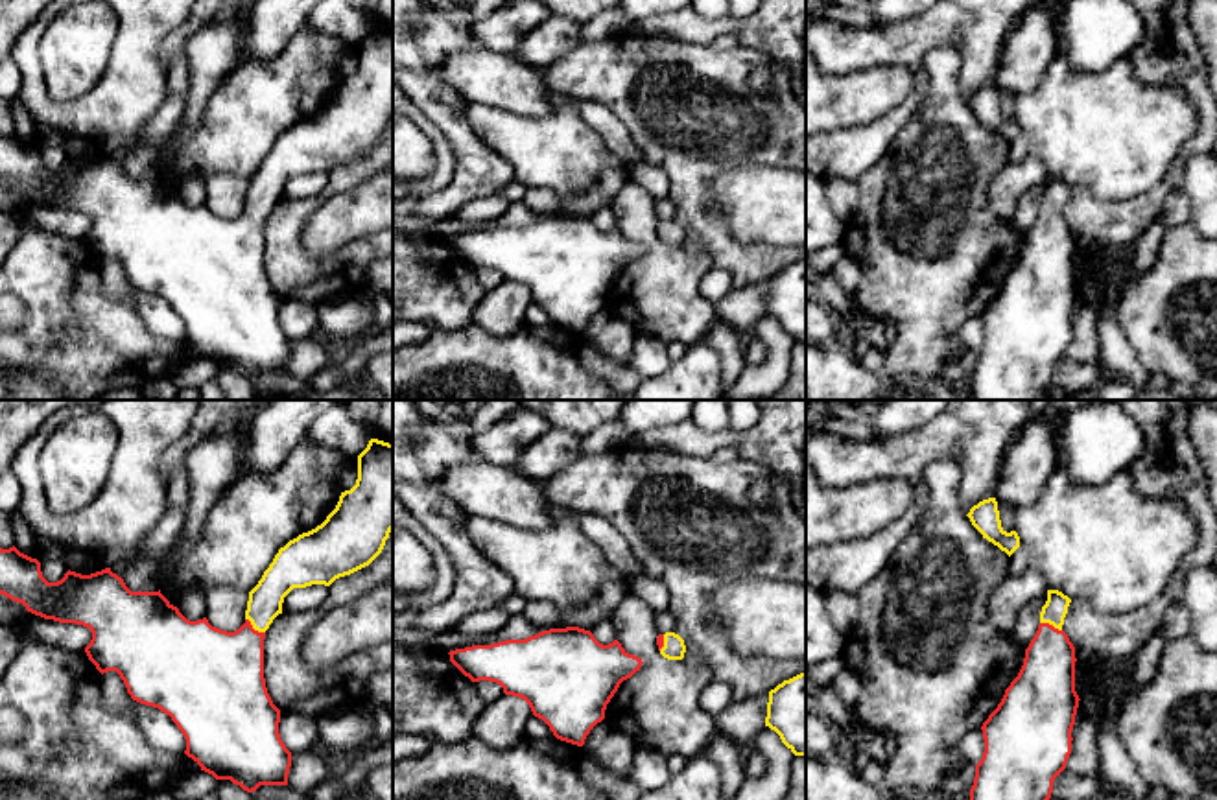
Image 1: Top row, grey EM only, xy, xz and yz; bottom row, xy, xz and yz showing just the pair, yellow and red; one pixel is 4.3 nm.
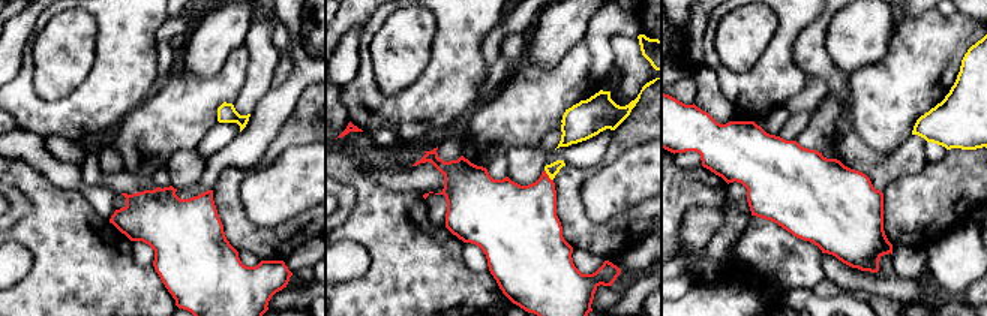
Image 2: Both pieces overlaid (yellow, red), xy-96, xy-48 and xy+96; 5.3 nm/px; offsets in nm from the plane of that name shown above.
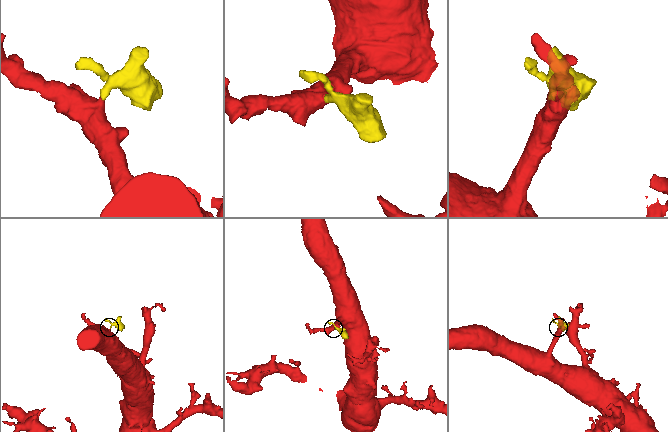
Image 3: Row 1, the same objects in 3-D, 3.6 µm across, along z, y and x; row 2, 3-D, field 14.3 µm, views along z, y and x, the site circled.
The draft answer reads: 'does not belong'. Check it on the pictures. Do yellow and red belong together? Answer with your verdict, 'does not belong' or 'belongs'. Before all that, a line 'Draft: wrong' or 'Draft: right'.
Draft: wrong
belongs

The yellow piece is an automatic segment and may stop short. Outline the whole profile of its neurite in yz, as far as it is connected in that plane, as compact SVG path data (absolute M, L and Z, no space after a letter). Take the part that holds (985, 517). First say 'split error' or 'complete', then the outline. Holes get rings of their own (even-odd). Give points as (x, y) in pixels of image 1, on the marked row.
complete; M996 498L979 501L966 514L972 525L994 546L1005 551L1009 557L1020 547L1020 536L1016 531L1007 533L1001 527Z

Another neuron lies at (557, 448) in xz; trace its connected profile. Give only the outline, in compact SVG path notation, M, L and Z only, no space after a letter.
M549 428L518 461L518 470L527 477L544 481L585 455L581 439L572 429Z

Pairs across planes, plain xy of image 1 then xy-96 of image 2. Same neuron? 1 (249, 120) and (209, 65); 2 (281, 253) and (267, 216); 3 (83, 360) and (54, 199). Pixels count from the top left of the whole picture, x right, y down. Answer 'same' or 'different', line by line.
1: different
2: different
3: same

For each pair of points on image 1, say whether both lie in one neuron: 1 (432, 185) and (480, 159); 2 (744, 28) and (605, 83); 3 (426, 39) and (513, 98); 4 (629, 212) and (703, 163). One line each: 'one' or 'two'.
1: two
2: two
3: two
4: two

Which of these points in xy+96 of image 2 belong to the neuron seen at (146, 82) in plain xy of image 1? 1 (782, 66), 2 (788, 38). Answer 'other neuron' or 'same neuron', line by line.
1: same neuron
2: same neuron

